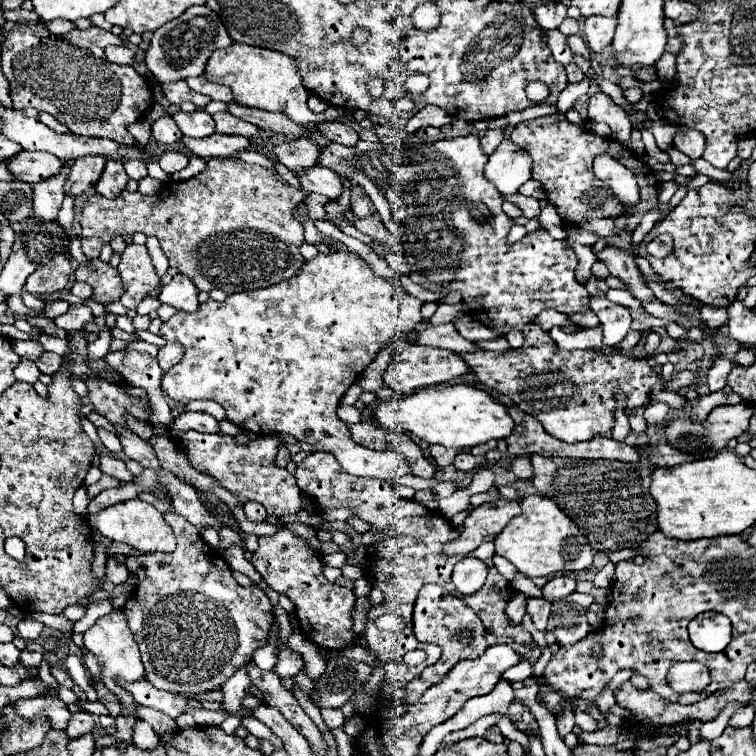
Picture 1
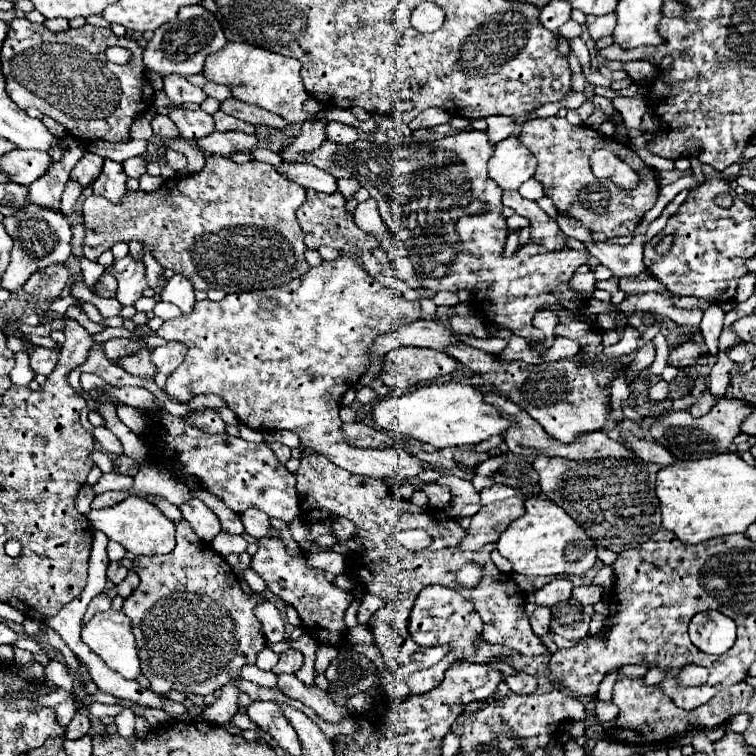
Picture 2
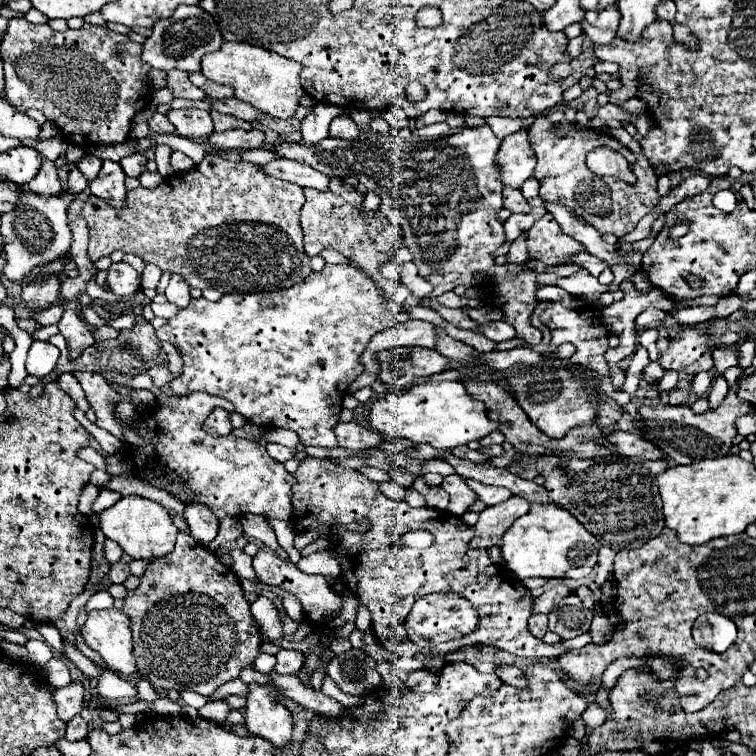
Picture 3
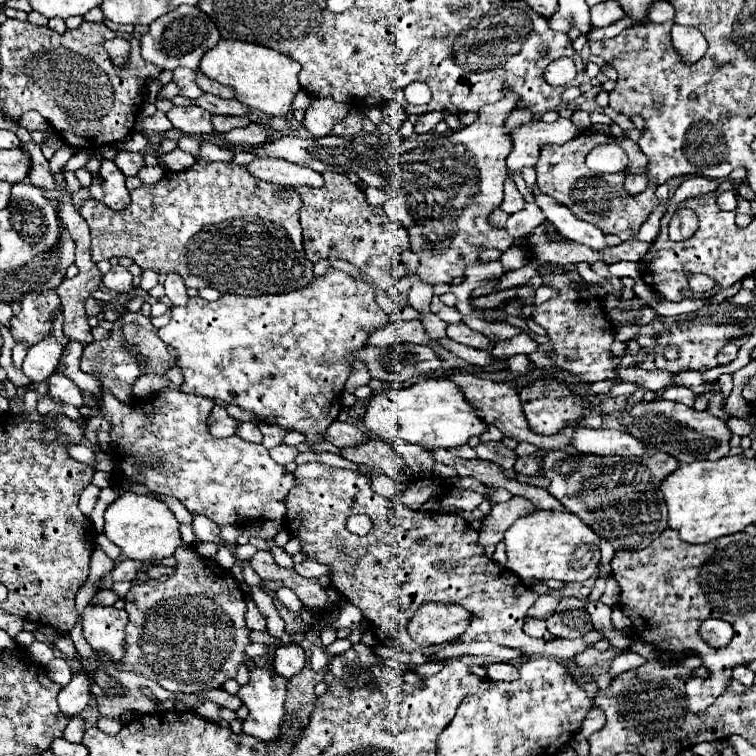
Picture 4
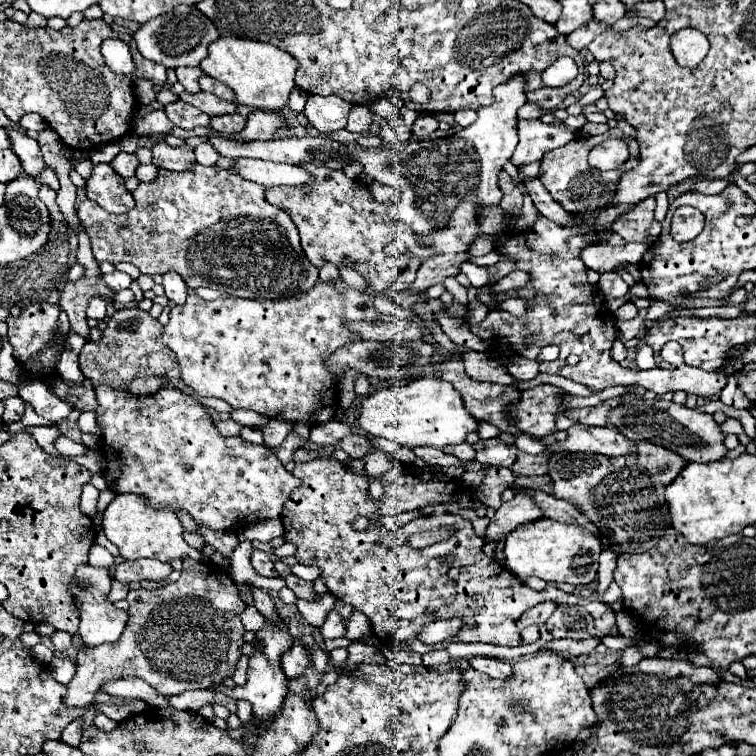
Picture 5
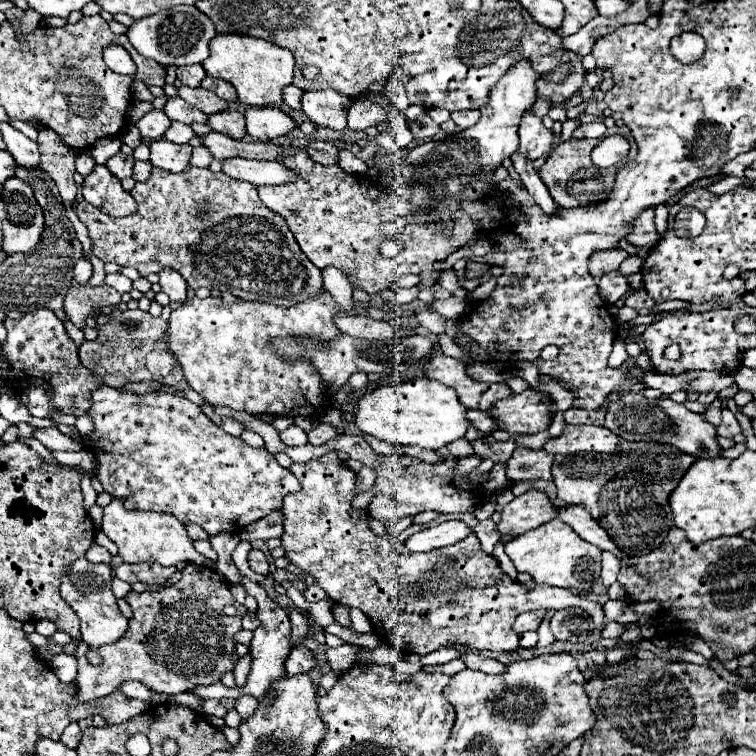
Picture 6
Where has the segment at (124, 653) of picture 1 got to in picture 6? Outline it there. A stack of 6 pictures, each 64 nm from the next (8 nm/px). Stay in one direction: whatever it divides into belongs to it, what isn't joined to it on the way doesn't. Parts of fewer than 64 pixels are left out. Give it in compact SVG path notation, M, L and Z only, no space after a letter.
M80 558L72 564L72 570L62 578L62 596L68 600L72 610L80 618L80 630L82 630L82 640L90 648L100 648L104 644L116 642L128 628L128 618L118 610L116 598L110 588L112 572L108 564L92 564L86 558Z

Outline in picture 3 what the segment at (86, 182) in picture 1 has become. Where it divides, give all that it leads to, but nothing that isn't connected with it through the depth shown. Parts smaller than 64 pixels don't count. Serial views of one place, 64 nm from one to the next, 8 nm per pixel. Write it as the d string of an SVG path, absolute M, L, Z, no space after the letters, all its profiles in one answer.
M86 154L86 156L78 162L76 168L86 176L86 180L94 180L94 178L98 176L100 168L102 168L102 160L96 158L96 156L92 156L92 154Z

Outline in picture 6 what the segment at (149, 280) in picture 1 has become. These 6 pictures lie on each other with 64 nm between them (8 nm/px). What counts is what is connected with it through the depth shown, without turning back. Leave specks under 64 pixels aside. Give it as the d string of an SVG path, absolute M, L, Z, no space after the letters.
M116 272L116 274L106 274L106 284L112 286L114 290L118 290L120 294L132 290L132 280L126 278L126 276L120 274L120 272Z

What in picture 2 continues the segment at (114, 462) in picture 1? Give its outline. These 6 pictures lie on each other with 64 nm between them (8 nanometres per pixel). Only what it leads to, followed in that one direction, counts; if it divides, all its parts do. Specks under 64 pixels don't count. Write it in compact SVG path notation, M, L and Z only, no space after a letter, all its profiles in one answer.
M94 450L94 452L92 452L92 460L94 460L94 464L96 464L102 472L116 472L114 460L112 460L108 454L104 454L104 452Z

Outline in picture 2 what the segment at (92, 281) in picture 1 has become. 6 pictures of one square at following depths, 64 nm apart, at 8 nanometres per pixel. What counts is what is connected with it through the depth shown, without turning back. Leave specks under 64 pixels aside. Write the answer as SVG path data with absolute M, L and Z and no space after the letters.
M104 272L96 286L94 286L94 292L100 296L100 298L114 298L116 296L116 288L118 288L118 282L116 282L116 276L112 272Z

